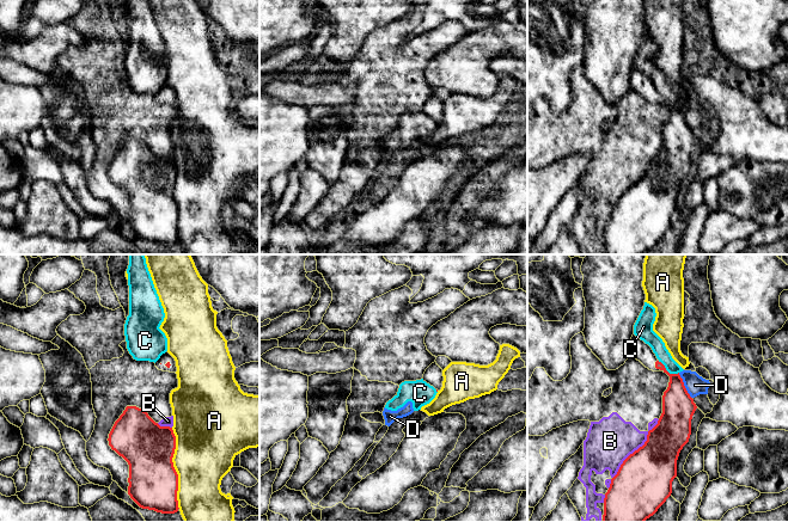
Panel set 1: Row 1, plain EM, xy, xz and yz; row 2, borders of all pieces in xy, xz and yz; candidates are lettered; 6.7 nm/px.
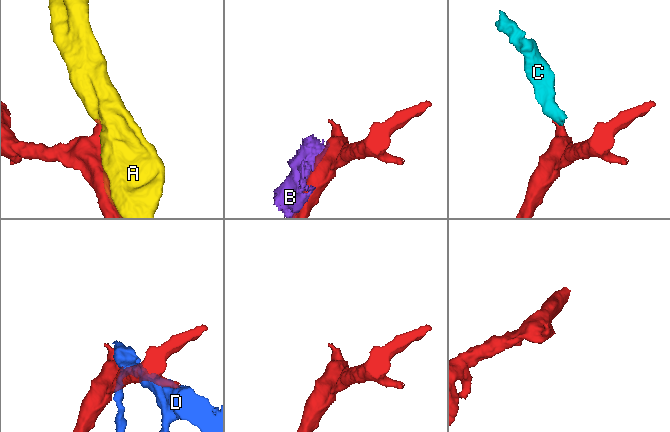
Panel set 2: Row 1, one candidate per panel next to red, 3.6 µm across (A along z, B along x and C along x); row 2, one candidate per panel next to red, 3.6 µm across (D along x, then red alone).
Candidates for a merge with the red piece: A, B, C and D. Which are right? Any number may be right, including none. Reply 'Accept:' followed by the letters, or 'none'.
Accept: none

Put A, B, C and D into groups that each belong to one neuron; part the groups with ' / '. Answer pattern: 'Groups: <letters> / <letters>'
Groups: A / B / C D

